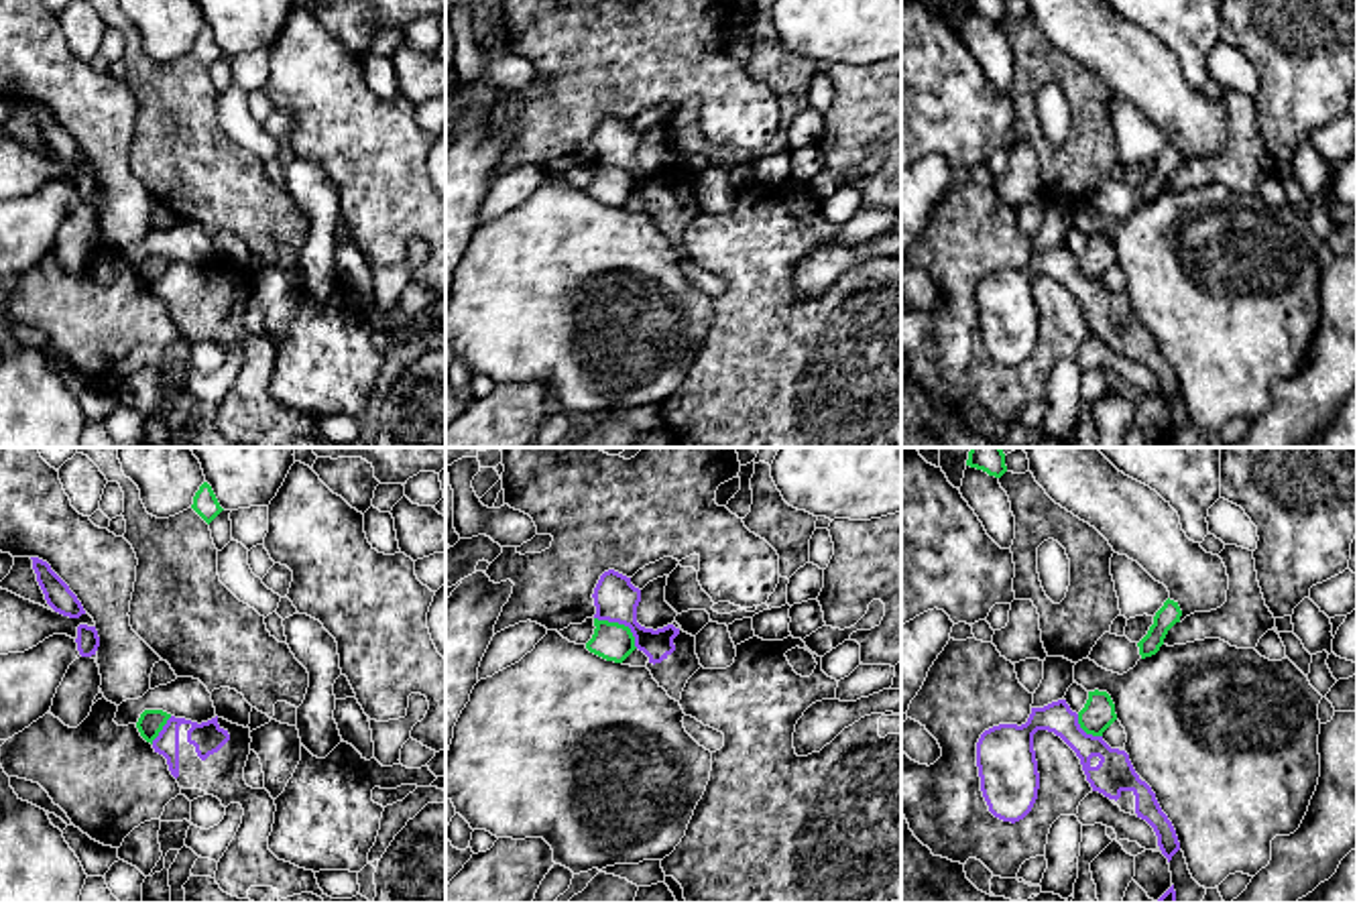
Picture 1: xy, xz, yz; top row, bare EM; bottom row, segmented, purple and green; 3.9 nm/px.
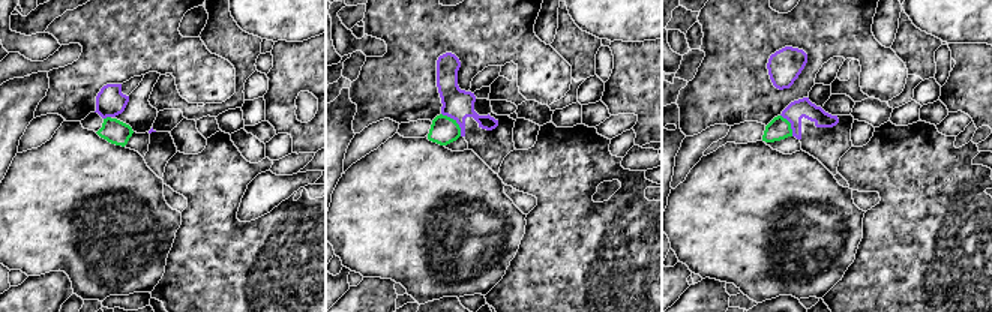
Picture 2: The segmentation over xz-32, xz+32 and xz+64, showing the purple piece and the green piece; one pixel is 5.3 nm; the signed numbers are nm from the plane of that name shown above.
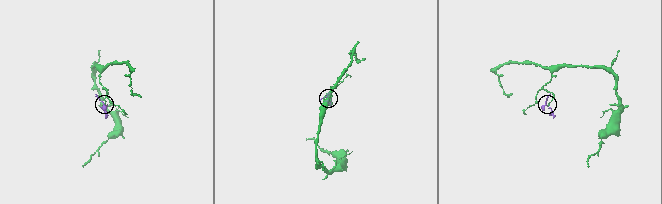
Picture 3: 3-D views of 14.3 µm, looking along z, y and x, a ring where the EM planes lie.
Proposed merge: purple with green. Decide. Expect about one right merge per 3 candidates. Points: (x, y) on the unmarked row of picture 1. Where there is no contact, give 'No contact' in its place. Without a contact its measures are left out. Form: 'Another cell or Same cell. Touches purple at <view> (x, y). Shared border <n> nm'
Another cell. Touches purple at xz (621, 167). Shared border 220 nm

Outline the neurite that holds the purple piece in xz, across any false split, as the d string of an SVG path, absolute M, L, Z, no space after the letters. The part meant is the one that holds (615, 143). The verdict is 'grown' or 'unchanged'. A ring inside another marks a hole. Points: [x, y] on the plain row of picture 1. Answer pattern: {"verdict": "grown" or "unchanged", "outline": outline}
{"verdict": "grown", "outline": "M614 114L600 120L592 142L594 163L629 171L635 191L649 201L645 212L653 224L671 244L680 246L688 224L702 212L696 199L696 181L684 177L675 165L657 175L641 171L637 167L641 134Z"}

